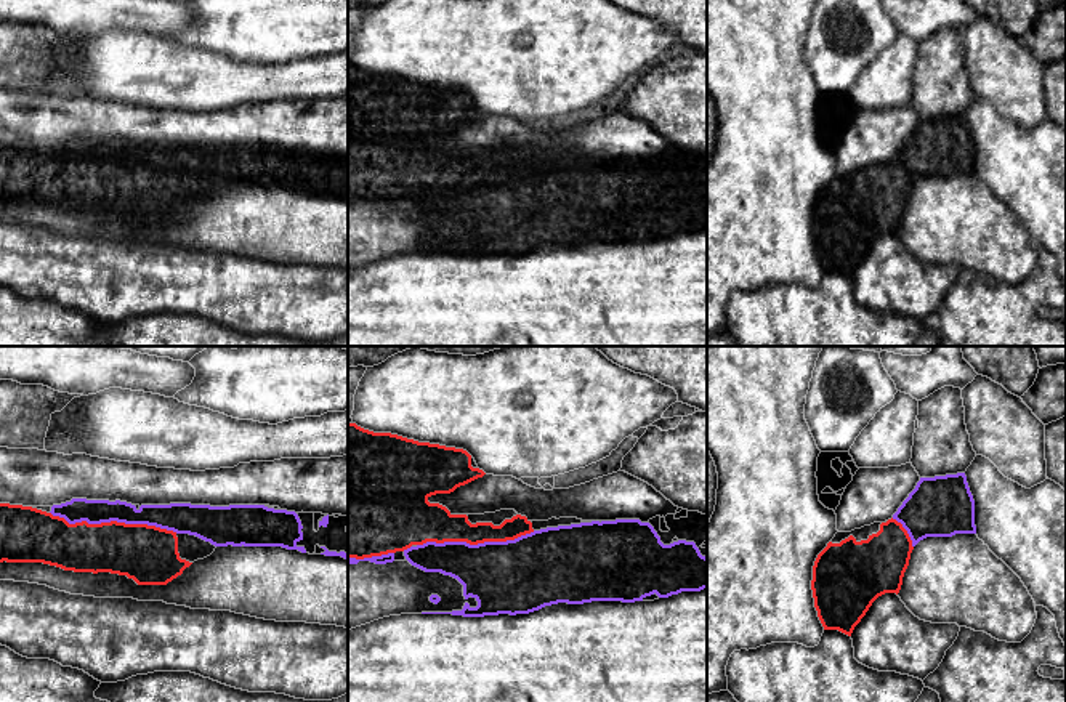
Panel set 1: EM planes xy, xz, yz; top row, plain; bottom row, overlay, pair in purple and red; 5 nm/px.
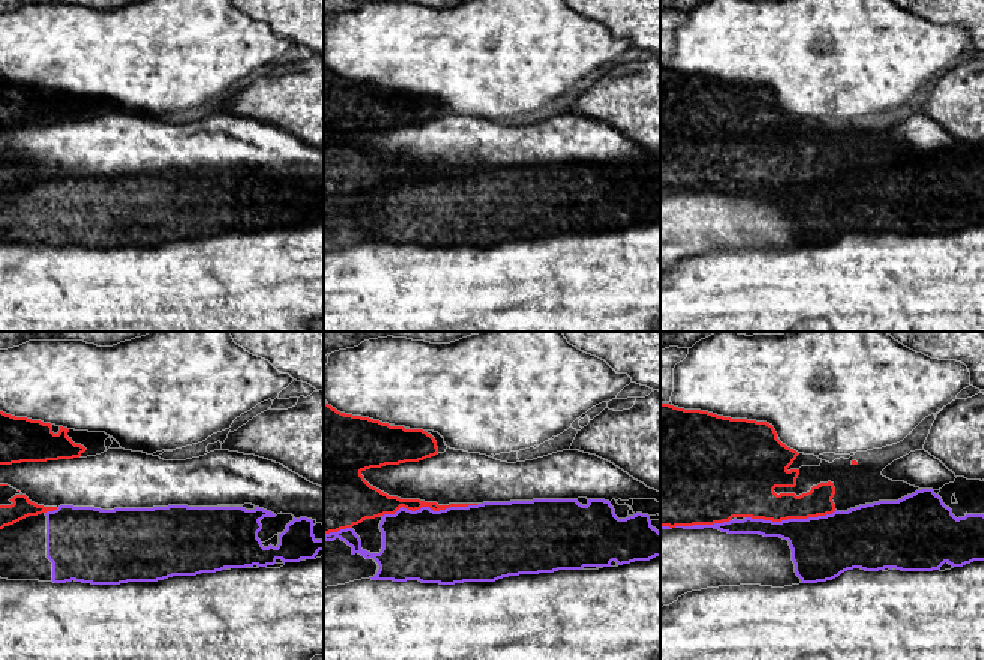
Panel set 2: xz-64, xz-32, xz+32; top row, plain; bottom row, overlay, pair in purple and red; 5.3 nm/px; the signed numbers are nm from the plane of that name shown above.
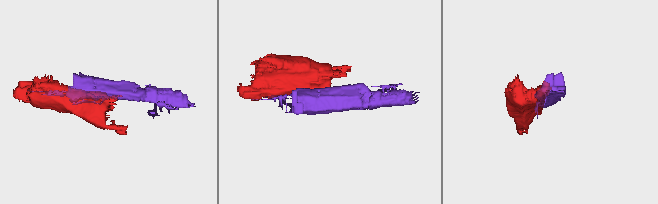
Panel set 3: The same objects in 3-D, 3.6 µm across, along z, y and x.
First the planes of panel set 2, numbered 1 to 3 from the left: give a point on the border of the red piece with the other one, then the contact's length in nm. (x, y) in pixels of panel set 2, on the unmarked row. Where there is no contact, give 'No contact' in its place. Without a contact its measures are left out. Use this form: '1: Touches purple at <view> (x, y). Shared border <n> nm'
1: Touches purple at xz-64 (51, 176). Shared border 80 nm
2: Touches purple at xz-32 (429, 173). Shared border 500 nm
3: Touches purple at xz+32 (791, 183). Shared border 480 nm

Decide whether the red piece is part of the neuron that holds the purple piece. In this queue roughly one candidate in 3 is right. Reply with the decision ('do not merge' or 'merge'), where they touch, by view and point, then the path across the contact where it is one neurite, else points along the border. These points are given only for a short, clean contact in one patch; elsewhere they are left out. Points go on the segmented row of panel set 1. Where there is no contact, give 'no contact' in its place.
do not merge; contact xy (114, 520)

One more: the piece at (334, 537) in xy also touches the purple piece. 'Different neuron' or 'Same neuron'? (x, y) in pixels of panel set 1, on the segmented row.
Same neuron

